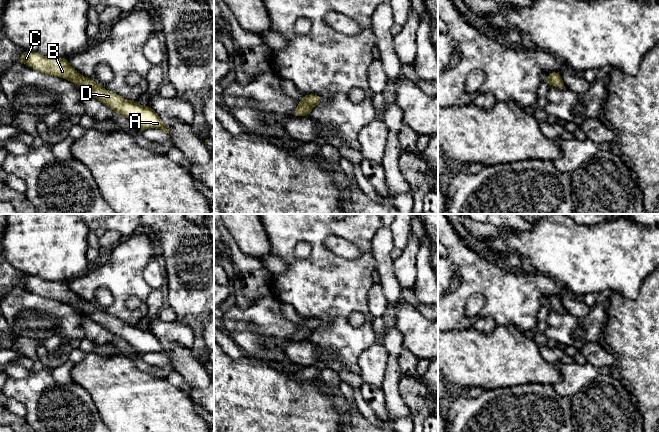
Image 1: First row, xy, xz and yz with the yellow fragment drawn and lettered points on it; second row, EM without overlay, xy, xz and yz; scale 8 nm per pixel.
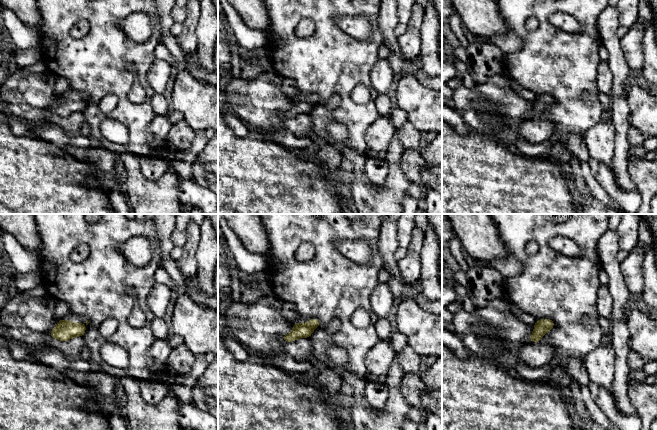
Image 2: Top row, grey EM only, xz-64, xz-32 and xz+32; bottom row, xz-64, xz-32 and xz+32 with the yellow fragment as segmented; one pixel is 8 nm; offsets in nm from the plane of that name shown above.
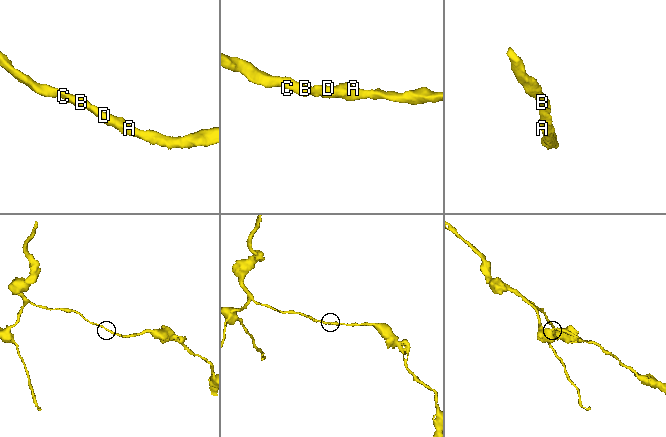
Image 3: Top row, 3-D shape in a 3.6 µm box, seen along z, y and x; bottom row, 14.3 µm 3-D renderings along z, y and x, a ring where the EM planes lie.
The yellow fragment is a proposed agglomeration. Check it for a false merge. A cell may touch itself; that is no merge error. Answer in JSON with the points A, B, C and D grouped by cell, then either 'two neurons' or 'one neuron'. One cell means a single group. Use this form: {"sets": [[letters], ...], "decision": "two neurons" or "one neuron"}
{"sets": [["A", "B", "C", "D"]], "decision": "one neuron"}

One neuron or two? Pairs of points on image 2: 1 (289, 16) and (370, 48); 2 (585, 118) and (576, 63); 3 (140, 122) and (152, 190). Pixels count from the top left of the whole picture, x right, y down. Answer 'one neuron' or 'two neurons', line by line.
1: one neuron
2: one neuron
3: two neurons

